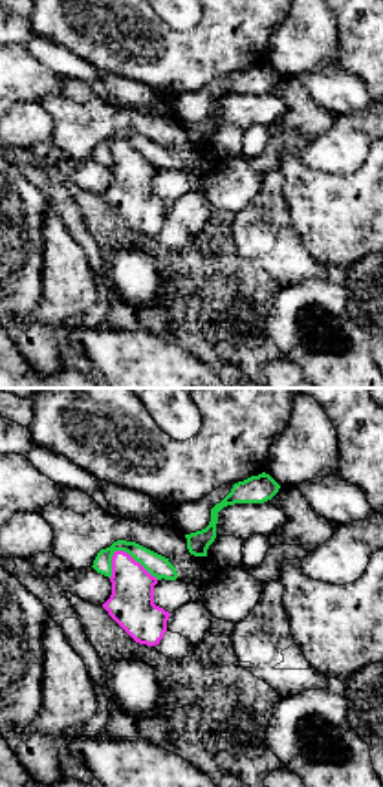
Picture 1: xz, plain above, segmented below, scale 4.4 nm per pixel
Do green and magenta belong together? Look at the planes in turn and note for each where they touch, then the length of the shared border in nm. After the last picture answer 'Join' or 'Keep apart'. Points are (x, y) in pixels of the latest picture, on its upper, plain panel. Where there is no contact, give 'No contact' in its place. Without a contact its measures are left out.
Touches green at (136, 150). Shared border 240 nm

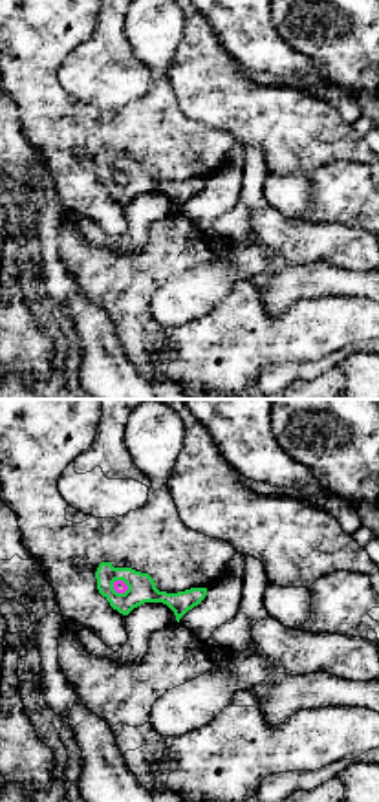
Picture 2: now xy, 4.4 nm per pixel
Touches green at (121, 169). Shared border 80 nm

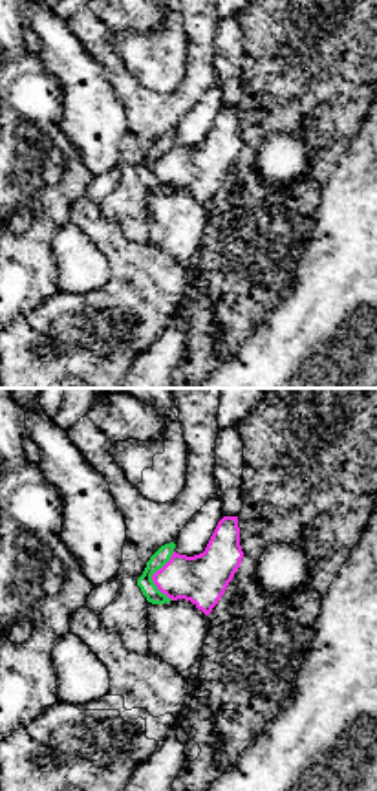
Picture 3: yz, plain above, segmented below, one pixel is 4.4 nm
Touches green at (152, 163). Shared border 220 nm

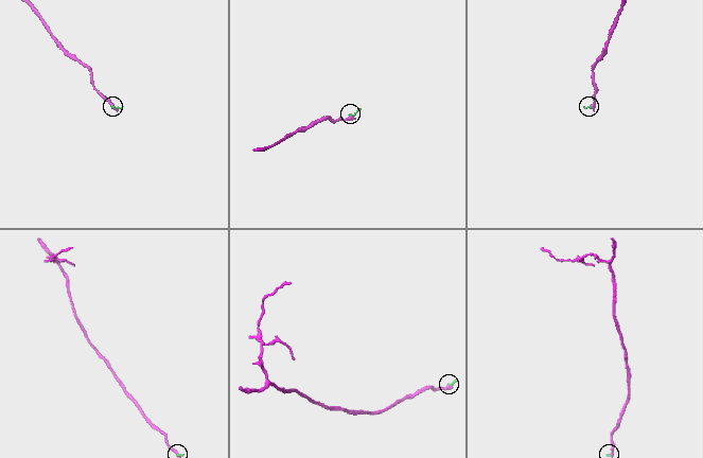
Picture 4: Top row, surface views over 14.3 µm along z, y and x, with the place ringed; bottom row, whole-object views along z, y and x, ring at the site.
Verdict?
Keep apart

